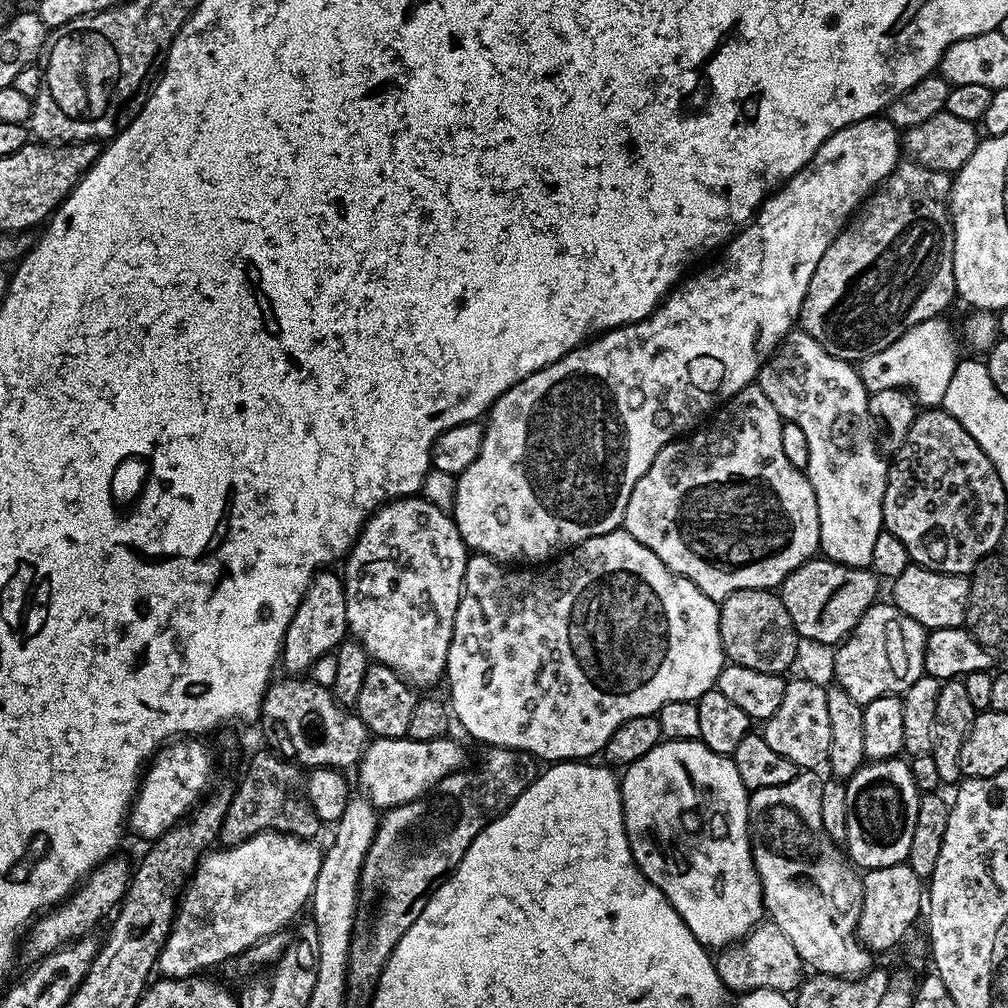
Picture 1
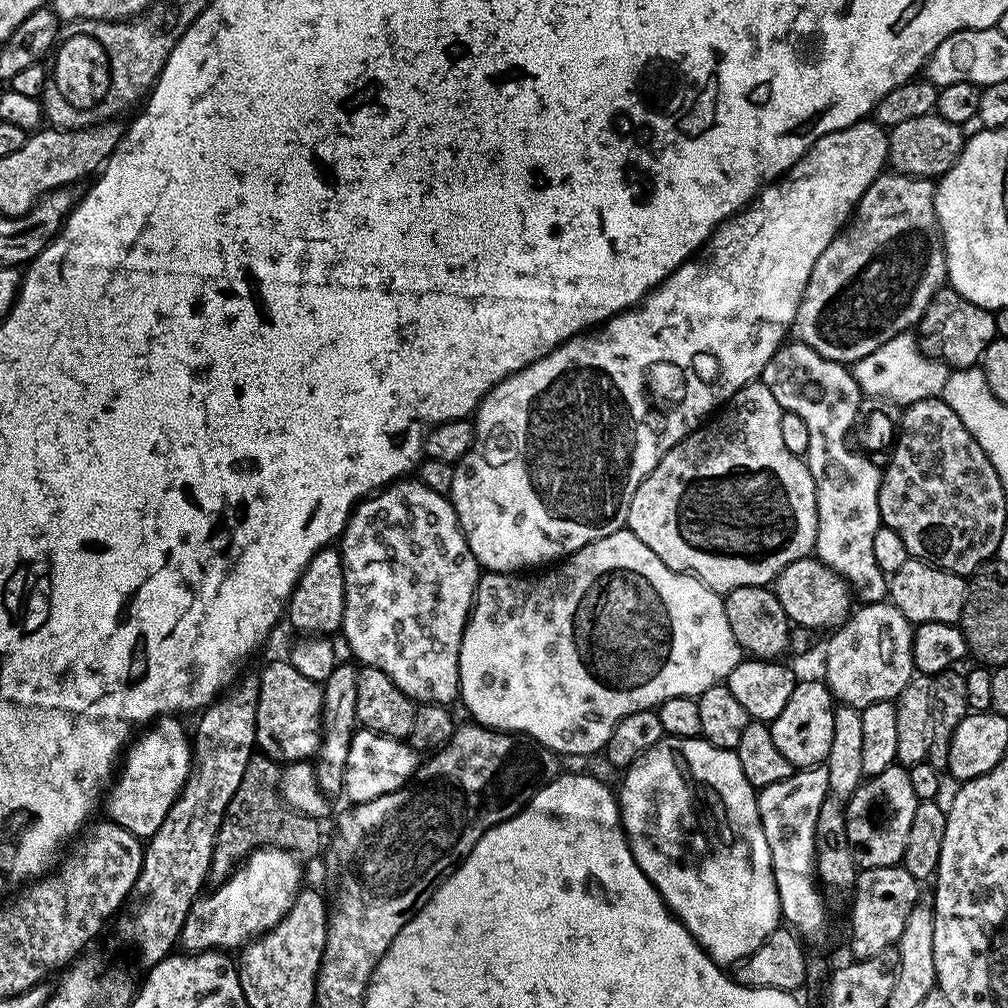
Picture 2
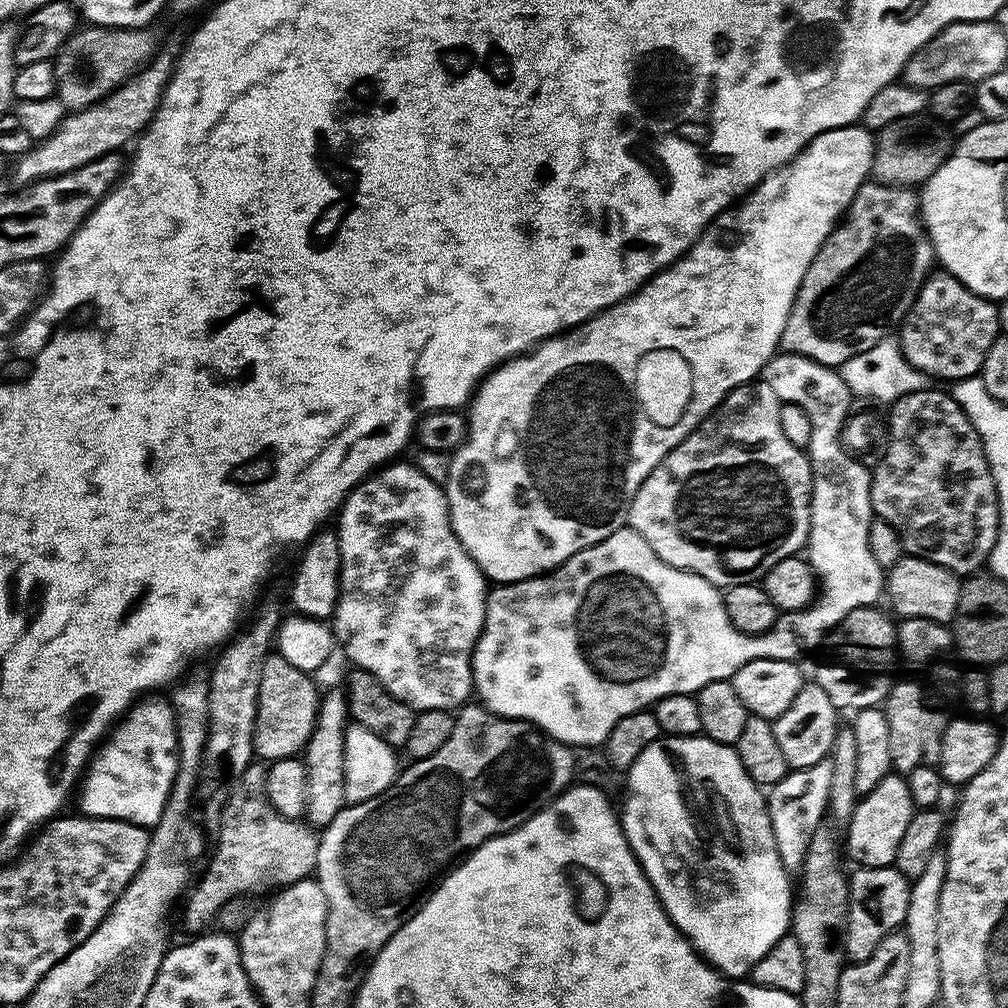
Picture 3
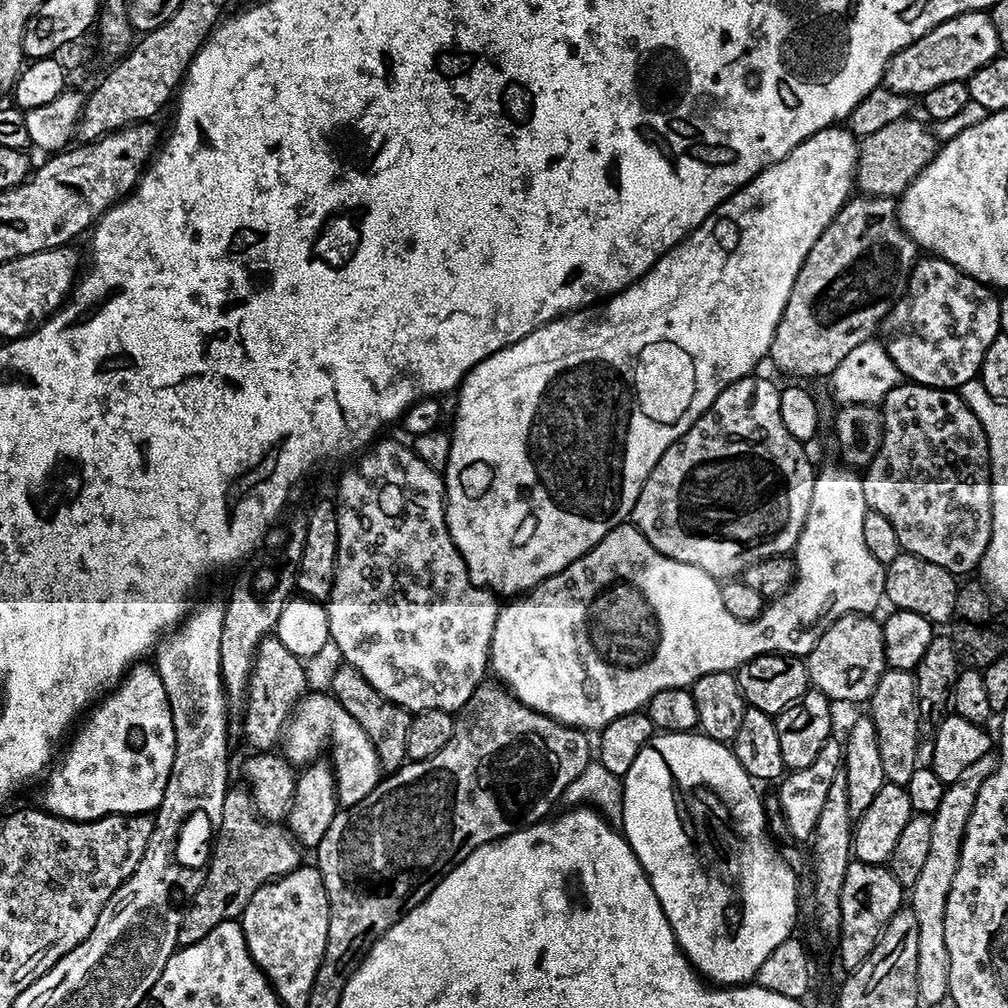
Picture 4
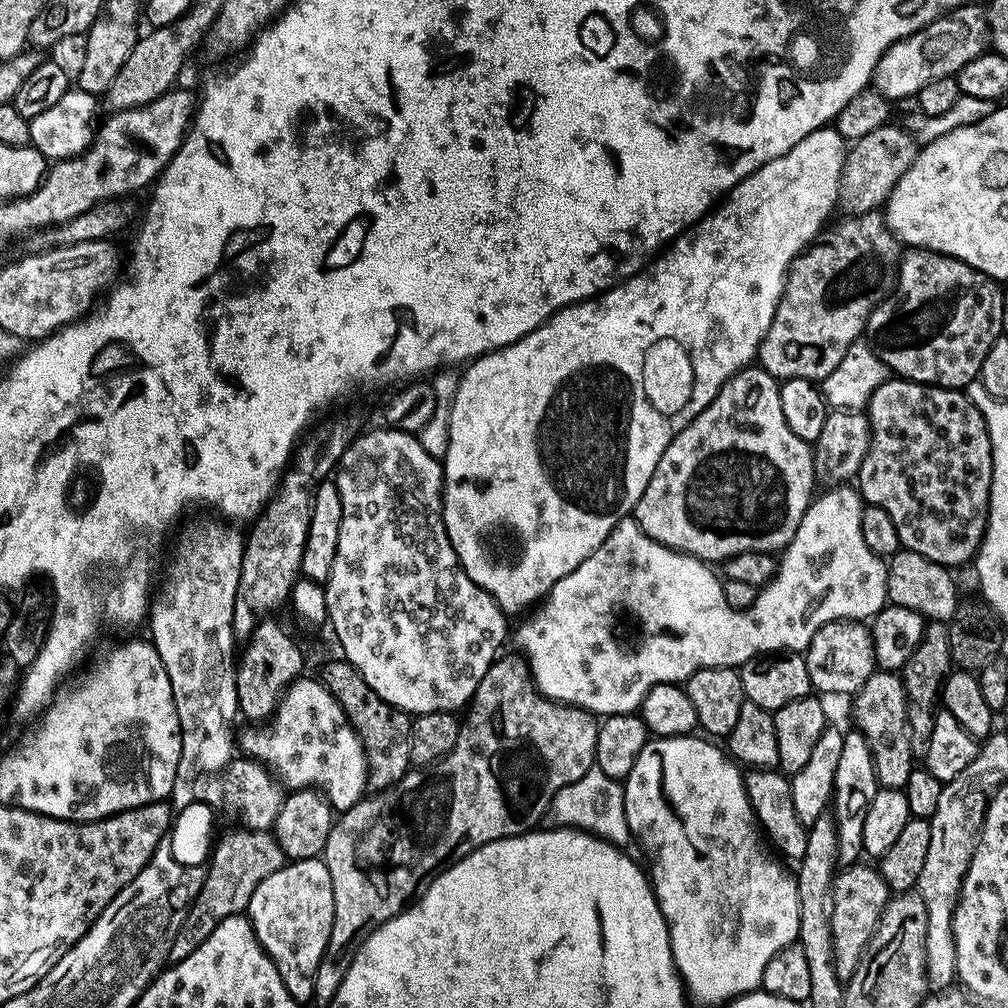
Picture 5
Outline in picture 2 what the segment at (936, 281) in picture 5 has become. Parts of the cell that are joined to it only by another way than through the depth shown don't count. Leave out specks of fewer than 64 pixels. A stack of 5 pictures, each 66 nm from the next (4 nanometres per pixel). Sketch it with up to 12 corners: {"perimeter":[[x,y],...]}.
{"perimeter":[[951,286],[918,325],[921,350],[955,370],[977,367],[995,315]]}

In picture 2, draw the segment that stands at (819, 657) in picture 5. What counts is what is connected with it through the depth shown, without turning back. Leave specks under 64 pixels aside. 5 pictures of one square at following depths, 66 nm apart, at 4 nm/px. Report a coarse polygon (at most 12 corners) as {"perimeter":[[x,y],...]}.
{"perimeter":[[861,603],[831,633],[822,679],[851,708],[912,680],[913,621]]}

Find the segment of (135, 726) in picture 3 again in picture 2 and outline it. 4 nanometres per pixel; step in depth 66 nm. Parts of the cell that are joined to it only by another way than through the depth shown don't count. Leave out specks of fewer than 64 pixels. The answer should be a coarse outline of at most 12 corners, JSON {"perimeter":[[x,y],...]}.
{"perimeter":[[173,715],[129,743],[109,817],[141,838],[162,826],[192,772]]}

